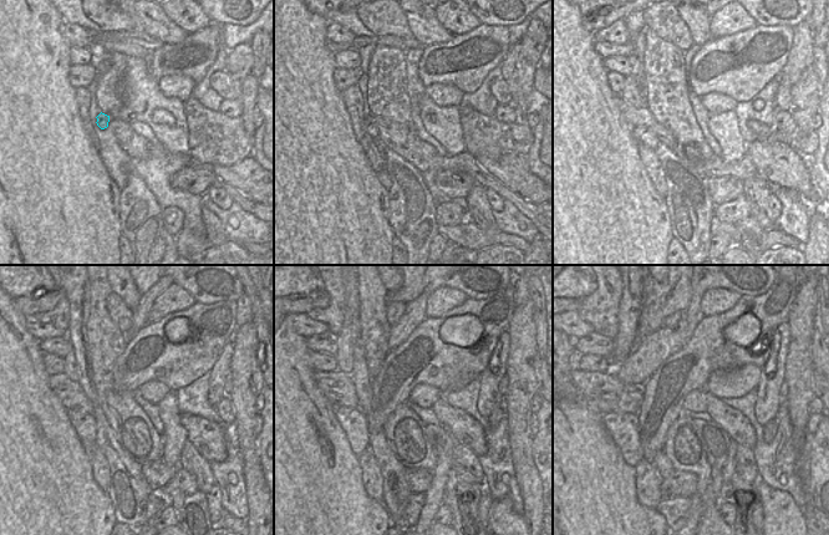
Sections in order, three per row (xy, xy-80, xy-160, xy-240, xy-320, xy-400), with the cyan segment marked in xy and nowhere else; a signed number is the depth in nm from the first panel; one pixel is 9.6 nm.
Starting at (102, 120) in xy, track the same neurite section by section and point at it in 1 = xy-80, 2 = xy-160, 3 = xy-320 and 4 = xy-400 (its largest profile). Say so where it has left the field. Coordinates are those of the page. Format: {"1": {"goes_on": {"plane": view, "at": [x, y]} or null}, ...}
{"1": {"goes_on": {"plane": "xy-80", "at": [369, 125]}}, "2": {"goes_on": {"plane": "xy-160", "at": [645, 136]}}, "3": {"goes_on": {"plane": "xy-320", "at": [354, 422]}}, "4": {"goes_on": {"plane": "xy-400", "at": [622, 427]}}}

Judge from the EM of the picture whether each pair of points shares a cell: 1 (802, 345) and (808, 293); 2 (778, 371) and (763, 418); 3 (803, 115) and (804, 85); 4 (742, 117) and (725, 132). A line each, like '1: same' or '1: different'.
1: same
2: same
3: same
4: different

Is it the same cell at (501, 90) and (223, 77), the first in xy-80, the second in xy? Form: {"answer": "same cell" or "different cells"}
{"answer": "same cell"}

